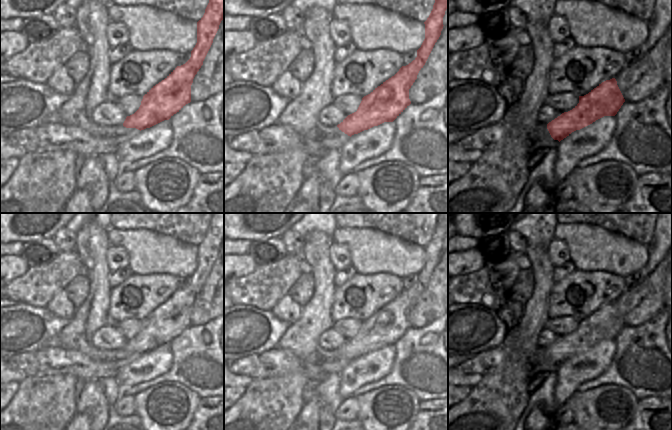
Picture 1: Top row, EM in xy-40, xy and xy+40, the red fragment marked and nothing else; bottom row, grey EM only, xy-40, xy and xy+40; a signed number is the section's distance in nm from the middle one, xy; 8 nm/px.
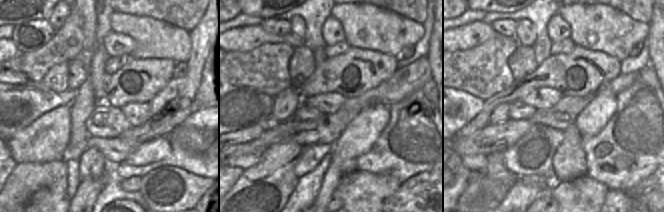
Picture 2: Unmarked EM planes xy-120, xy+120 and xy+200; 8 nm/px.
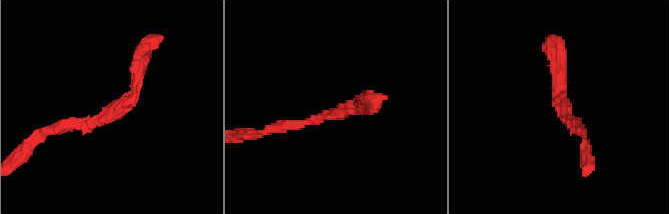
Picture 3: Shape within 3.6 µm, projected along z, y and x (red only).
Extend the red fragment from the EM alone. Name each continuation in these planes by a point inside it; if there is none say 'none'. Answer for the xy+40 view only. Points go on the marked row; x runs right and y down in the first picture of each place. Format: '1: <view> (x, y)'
none

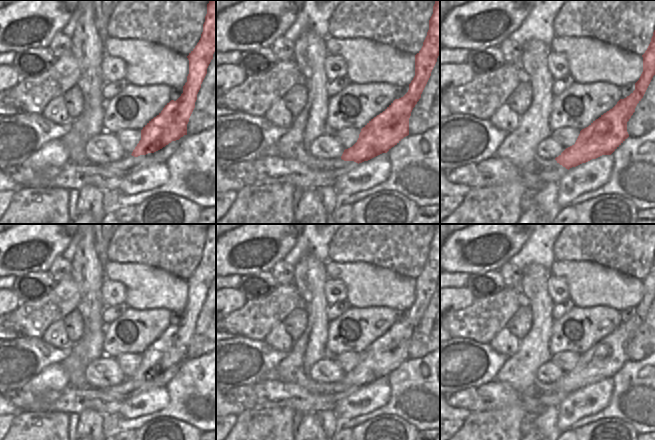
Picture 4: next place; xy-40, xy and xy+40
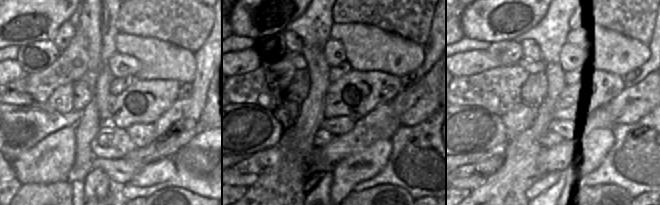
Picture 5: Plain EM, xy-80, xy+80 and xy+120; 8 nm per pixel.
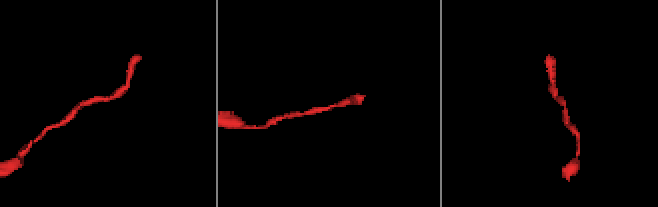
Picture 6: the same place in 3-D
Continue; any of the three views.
none

